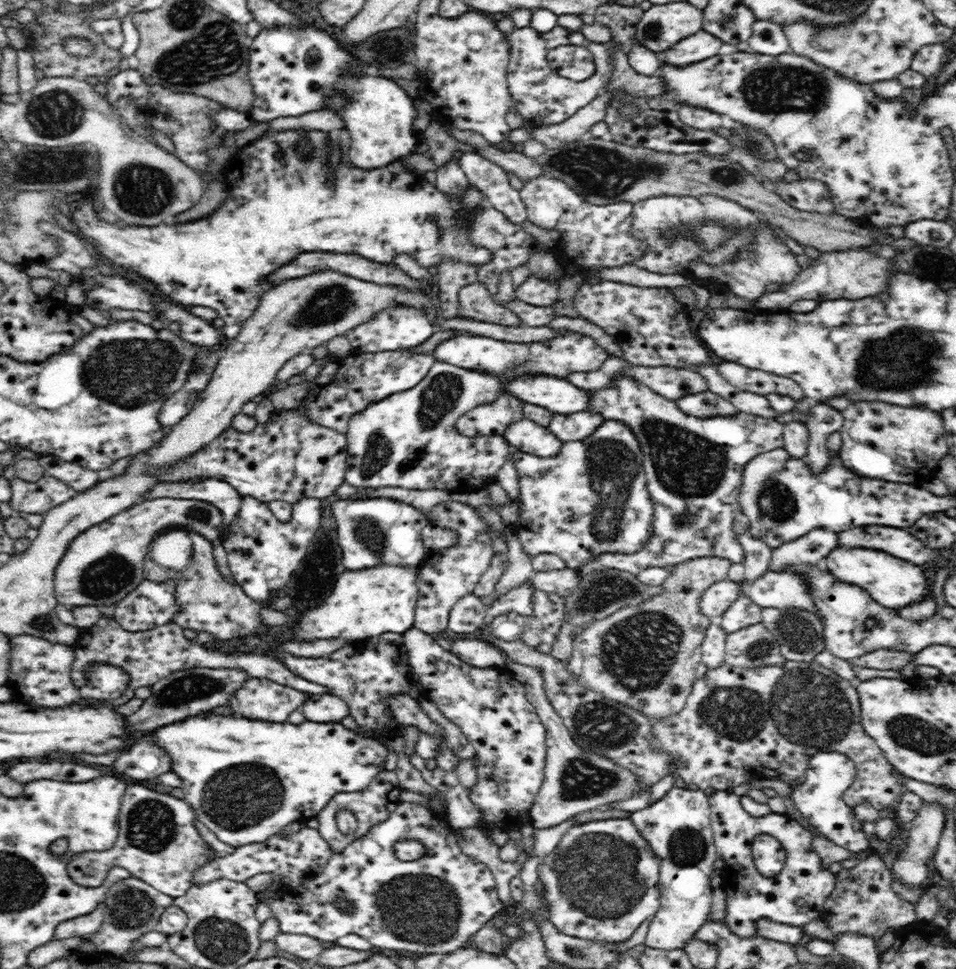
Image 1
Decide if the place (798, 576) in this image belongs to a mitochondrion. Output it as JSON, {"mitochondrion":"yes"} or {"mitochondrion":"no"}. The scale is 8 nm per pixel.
{"mitochondrion":"no"}

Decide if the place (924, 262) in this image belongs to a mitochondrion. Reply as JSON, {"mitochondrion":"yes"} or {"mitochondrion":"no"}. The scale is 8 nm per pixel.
{"mitochondrion":"yes"}

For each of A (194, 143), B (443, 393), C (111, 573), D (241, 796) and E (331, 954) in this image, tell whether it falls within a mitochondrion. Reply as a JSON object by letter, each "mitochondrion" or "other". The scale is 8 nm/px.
{"A":"other","B":"mitochondrion","C":"mitochondrion","D":"mitochondrion","E":"other"}

